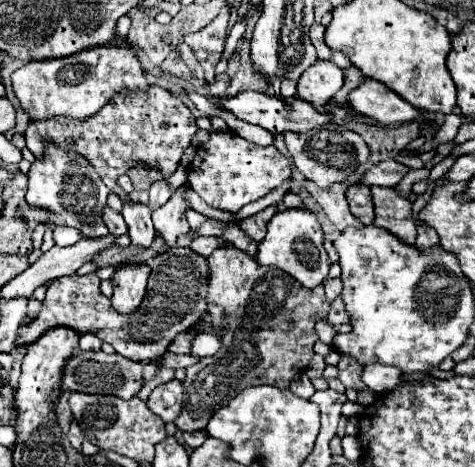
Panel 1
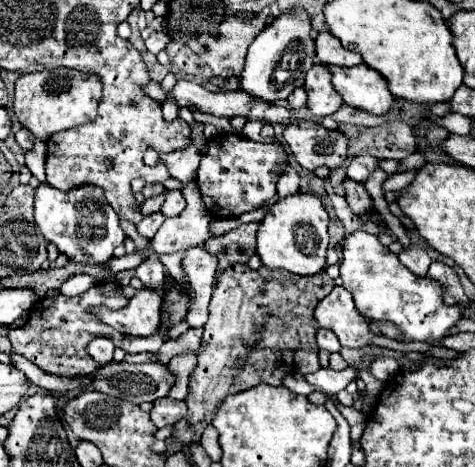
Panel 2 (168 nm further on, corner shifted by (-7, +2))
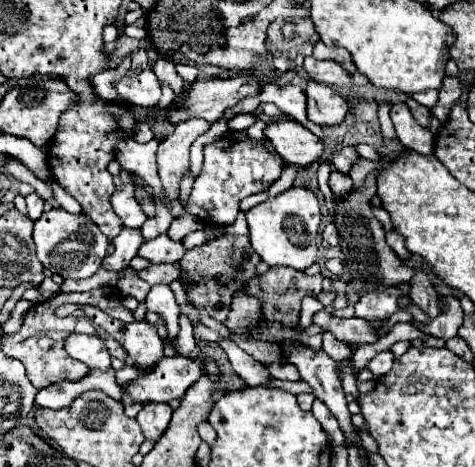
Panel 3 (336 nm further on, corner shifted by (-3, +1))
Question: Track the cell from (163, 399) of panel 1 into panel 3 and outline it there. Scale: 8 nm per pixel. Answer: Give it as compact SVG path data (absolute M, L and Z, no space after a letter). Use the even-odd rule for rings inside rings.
M146 404L142 412L136 416L144 438L152 442L156 442L164 434L164 430L170 424L170 418L172 418L172 408L168 404Z

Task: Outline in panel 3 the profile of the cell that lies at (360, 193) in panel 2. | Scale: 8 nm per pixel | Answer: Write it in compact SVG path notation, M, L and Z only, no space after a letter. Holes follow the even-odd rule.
M338 170L330 172L330 180L328 180L330 190L340 196L340 194L348 194L348 190L352 190L352 178L348 174L340 174Z

